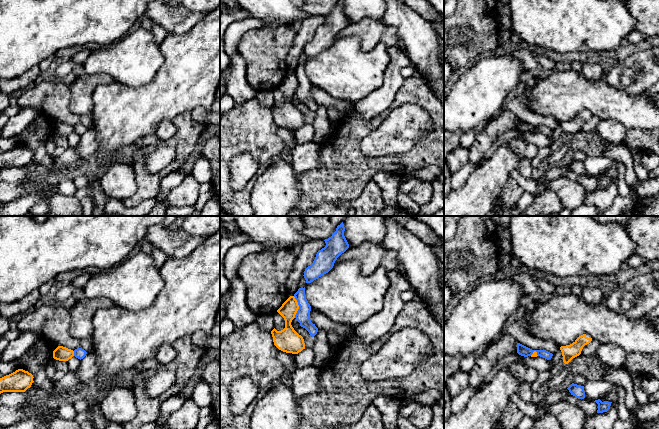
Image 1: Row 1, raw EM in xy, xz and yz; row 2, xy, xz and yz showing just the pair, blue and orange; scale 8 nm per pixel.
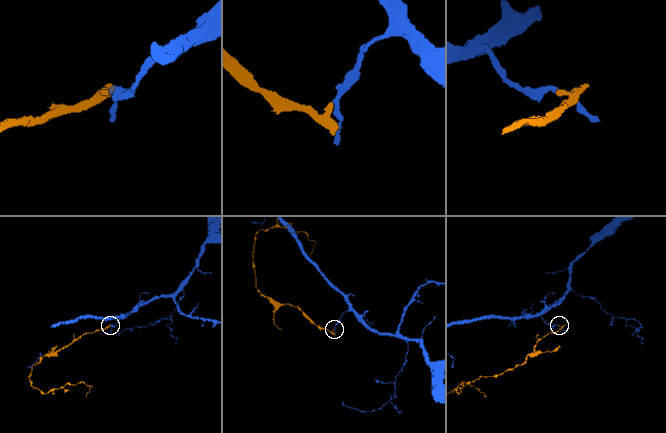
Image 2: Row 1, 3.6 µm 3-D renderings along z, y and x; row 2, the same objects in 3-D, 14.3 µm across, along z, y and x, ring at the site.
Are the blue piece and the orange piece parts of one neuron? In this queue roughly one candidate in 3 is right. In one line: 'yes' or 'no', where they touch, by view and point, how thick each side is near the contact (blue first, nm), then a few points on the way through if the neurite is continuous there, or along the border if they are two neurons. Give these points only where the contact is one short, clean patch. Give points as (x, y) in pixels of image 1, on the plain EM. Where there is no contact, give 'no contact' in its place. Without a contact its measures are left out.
no | xz (299, 83) | 110/150 nm | along xz (293, 72), (298, 81), (295, 93)

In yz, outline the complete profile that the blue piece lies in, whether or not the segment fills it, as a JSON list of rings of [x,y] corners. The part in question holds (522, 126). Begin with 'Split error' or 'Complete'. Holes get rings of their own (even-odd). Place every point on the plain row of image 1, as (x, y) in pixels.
Complete. [[[517,119],[517,129],[521,132],[524,132],[524,133],[531,132],[534,127],[537,128],[538,132],[543,133],[547,136],[551,135],[553,132],[552,129],[550,129],[546,126],[532,126],[532,125],[528,124],[520,119]]]

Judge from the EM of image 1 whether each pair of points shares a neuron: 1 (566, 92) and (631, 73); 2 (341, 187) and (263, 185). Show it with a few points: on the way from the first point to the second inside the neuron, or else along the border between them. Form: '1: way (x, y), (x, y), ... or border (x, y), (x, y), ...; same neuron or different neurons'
1: border (616, 87), (630, 94), (640, 93); different neurons
2: border (299, 174), (300, 199), (297, 205); different neurons

